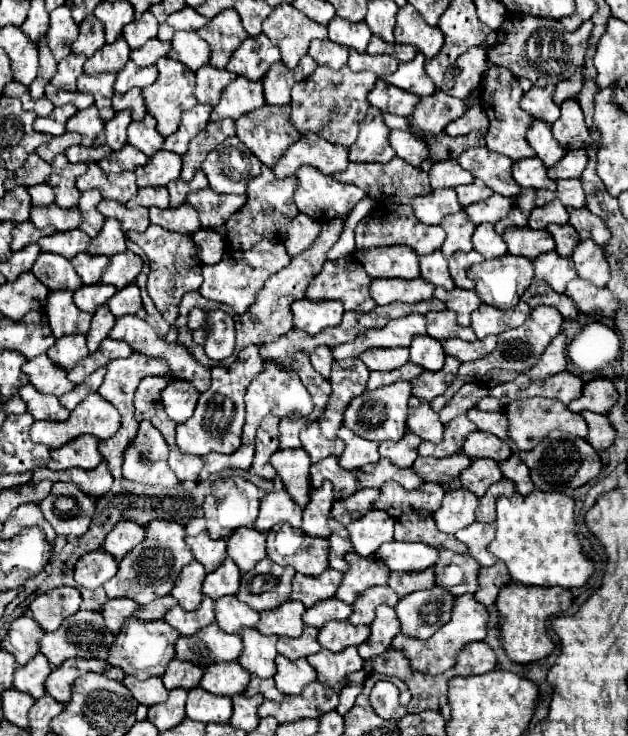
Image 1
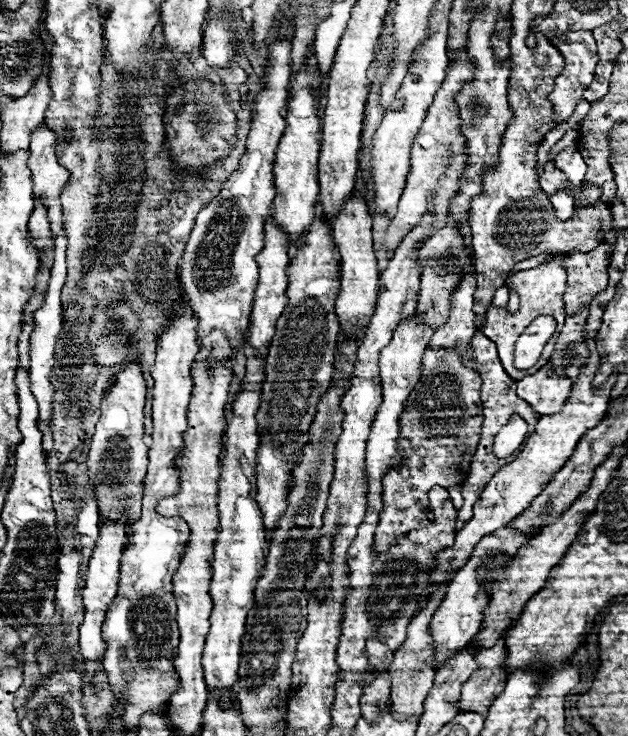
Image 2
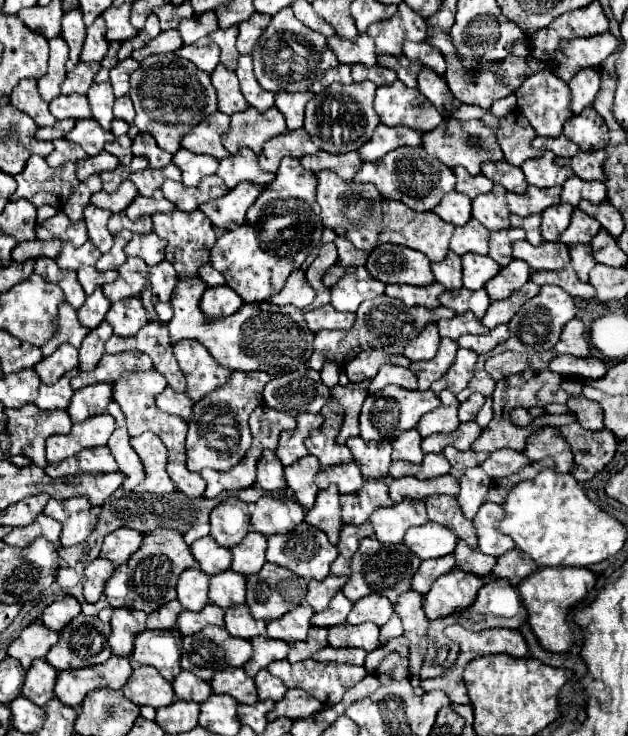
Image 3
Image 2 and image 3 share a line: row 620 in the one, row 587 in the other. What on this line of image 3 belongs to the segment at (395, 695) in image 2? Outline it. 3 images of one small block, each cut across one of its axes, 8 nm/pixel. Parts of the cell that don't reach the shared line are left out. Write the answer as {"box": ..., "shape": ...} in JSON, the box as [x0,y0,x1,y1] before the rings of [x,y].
{"box":[412,556,456,592],"shape":[[[442,556],[442,558],[432,558],[432,560],[424,560],[416,572],[416,576],[412,578],[412,590],[414,592],[428,592],[428,588],[432,586],[432,582],[440,576],[450,572],[456,566],[454,556]]]}

